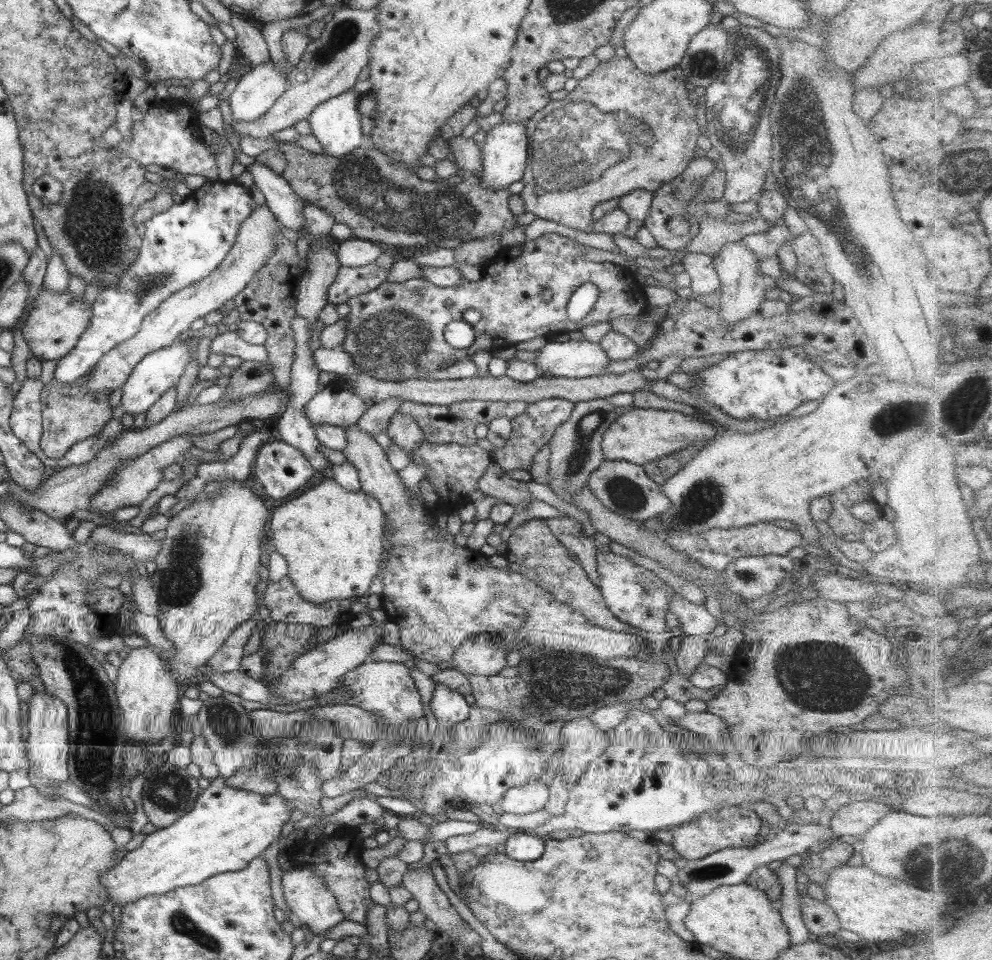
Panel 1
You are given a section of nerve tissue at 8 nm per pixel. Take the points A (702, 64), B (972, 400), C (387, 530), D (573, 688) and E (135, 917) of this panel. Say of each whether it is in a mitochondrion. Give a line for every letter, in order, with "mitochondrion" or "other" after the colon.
A: mitochondrion
B: mitochondrion
C: other
D: mitochondrion
E: other

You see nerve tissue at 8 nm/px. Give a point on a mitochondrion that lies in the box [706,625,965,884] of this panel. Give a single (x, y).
(822, 677)

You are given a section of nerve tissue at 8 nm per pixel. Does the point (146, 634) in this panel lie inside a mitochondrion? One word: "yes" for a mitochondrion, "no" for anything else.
no

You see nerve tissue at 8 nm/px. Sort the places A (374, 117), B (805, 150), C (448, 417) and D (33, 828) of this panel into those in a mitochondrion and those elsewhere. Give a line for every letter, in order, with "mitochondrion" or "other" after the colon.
A: other
B: mitochondrion
C: other
D: other

